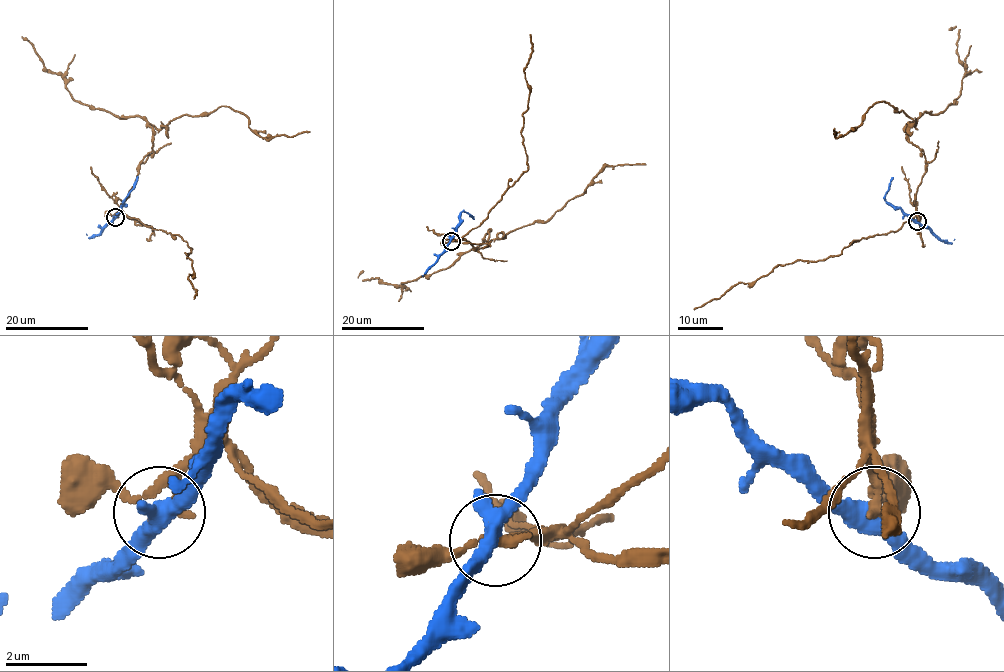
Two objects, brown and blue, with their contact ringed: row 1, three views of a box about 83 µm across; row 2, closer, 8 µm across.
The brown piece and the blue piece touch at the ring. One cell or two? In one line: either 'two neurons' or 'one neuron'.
two neurons

